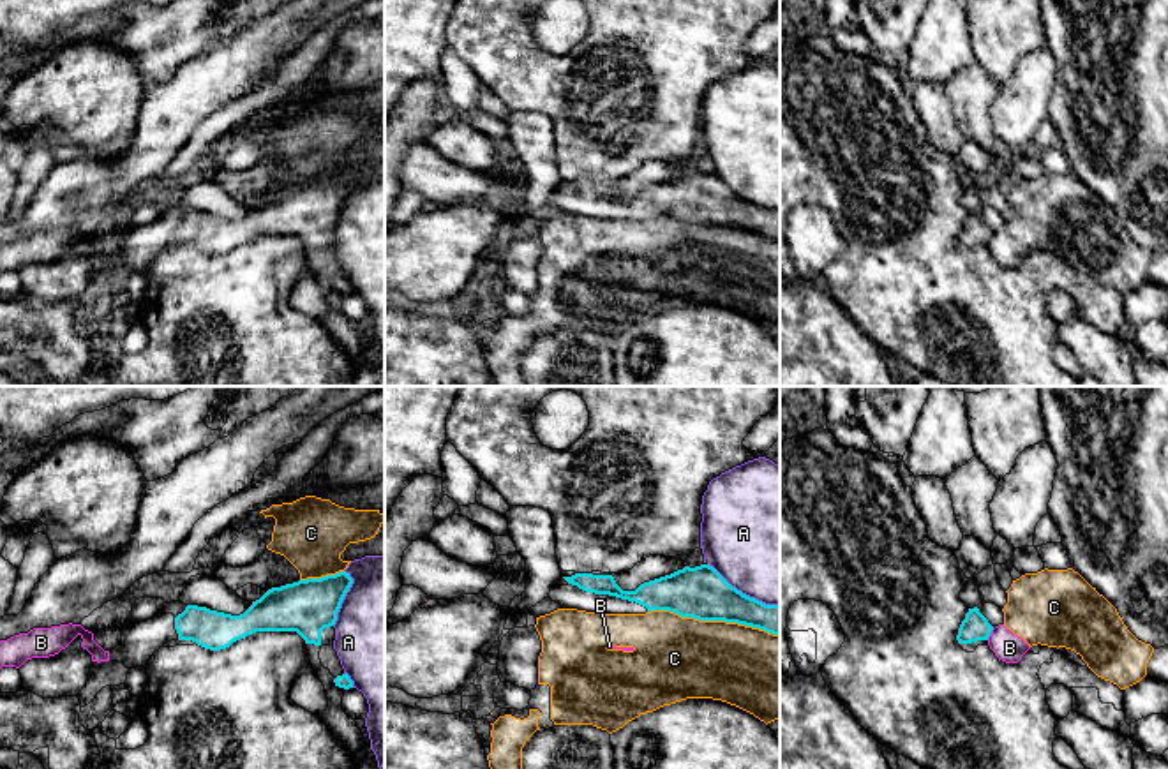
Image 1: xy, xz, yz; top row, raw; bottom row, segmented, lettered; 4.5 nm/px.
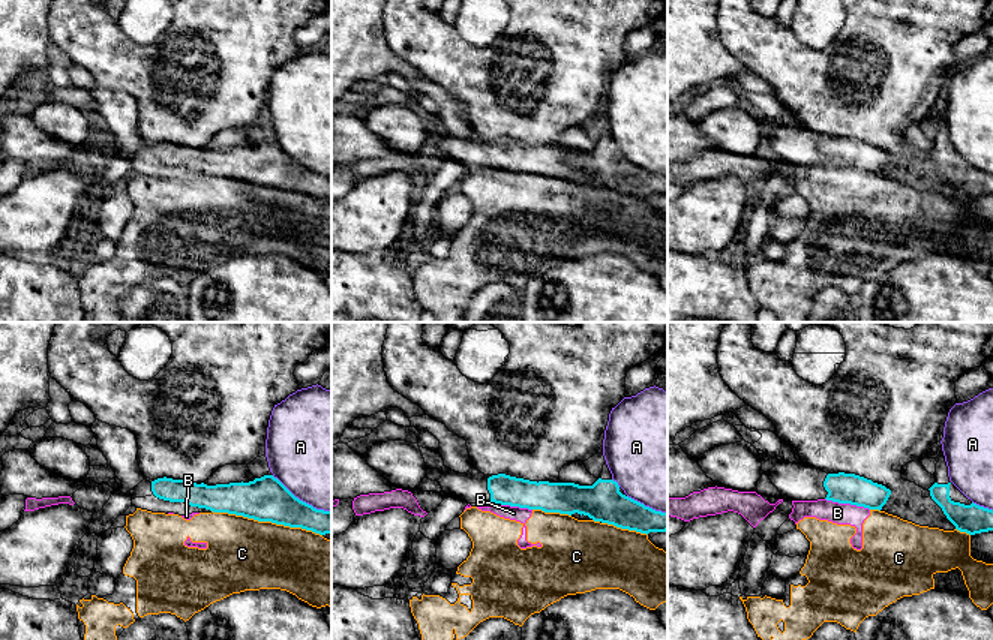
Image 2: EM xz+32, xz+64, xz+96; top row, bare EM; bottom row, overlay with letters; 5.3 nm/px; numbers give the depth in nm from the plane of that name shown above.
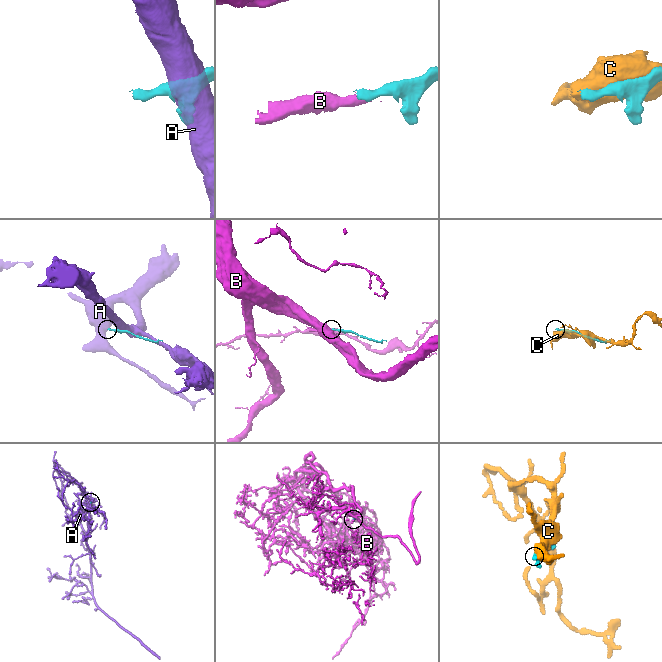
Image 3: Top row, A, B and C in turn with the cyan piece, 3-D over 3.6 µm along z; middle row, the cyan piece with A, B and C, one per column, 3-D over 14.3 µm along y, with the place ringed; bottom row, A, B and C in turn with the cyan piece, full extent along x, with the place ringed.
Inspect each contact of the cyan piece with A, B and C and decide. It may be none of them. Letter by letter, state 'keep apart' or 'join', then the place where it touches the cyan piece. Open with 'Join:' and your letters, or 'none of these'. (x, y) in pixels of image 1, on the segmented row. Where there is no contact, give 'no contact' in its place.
Join: none of these
A: keep apart | xz (741, 593)
B: keep apart | yz (990, 632)
C: keep apart | xz (713, 619)

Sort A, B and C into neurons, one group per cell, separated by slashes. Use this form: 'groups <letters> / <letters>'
groups A / B C

